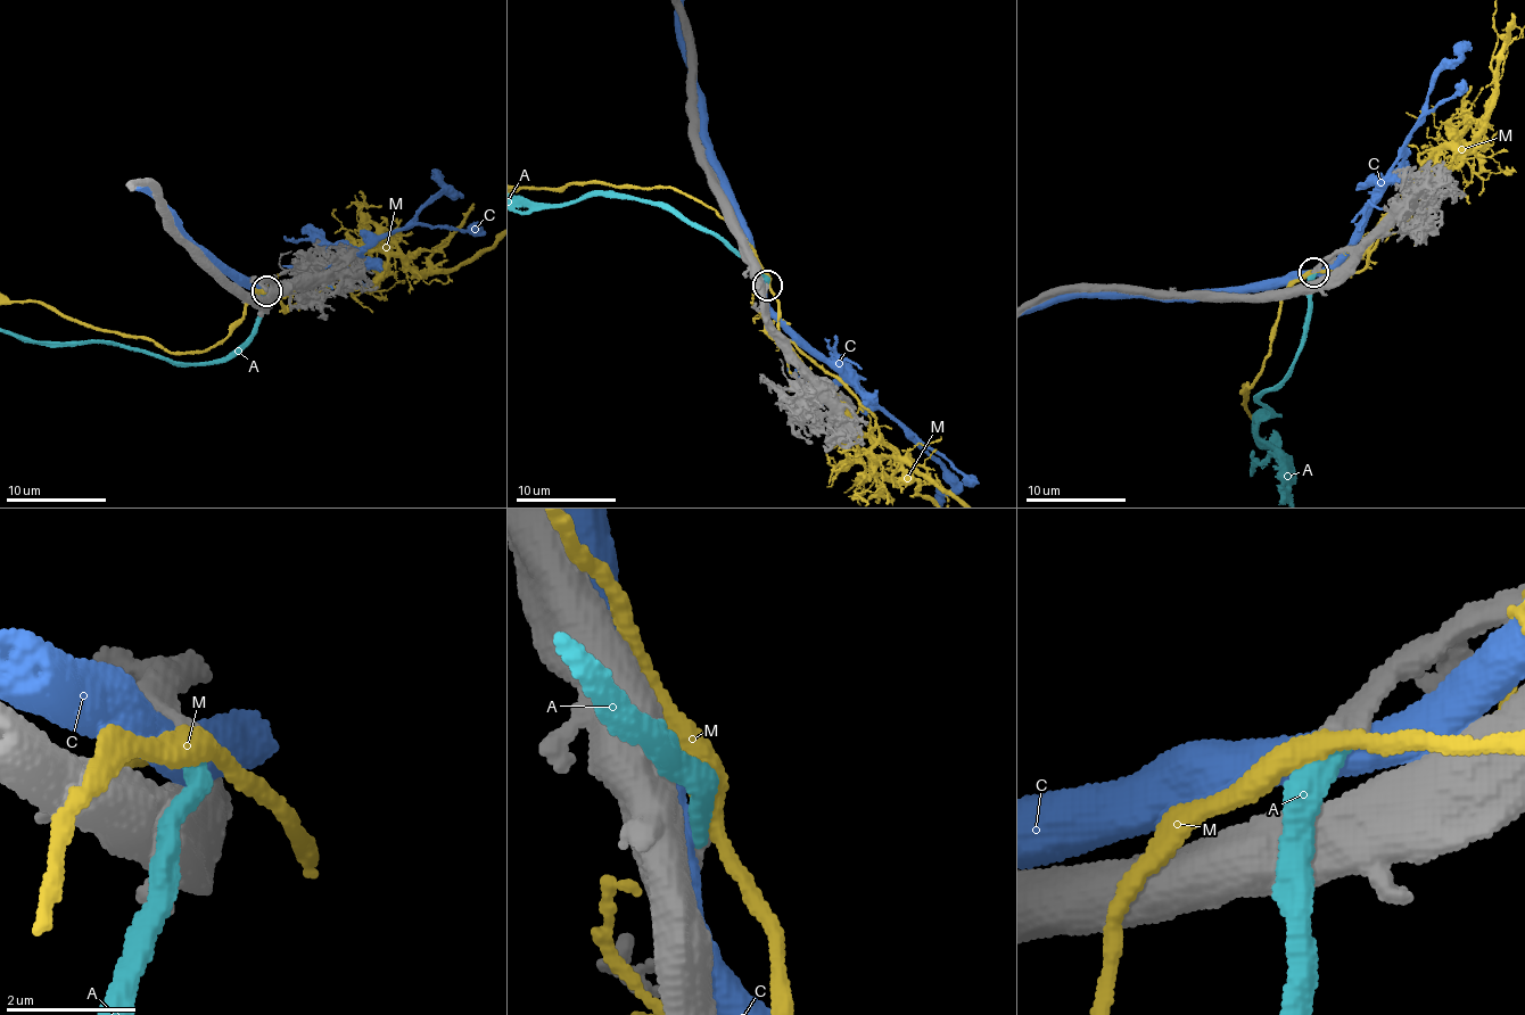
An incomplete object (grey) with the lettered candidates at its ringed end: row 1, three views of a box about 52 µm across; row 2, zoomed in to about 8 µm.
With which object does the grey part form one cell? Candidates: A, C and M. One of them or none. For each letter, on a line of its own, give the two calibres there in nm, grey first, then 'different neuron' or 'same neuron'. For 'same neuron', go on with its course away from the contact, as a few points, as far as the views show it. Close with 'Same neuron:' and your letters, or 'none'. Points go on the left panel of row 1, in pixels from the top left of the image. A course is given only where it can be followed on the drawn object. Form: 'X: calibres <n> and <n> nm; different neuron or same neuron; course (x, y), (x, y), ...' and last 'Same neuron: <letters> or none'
A: calibres 260 and 360 nm; same neuron
C: calibres 300 and 550 nm; different neuron
M: calibres 240 and 320 nm; different neuron
Same neuron: A

